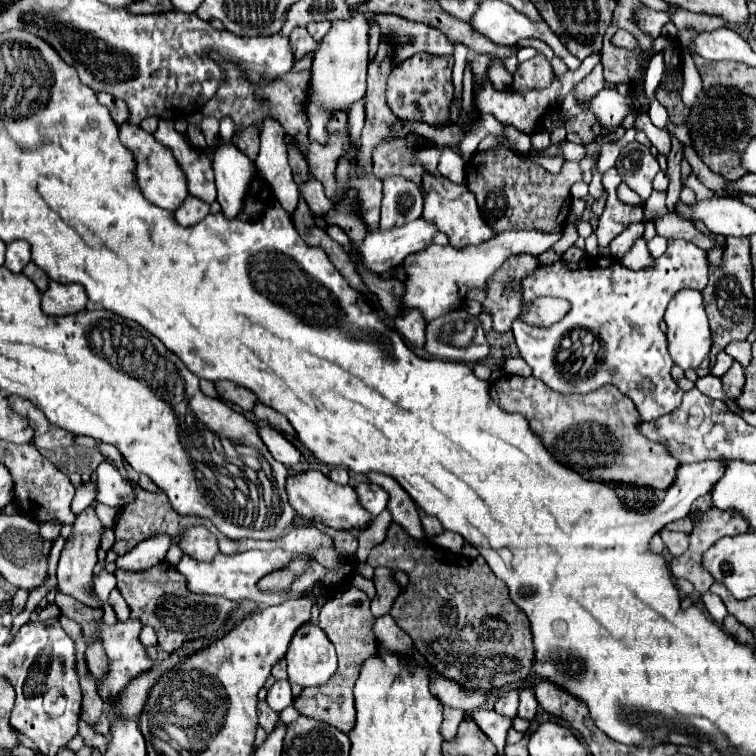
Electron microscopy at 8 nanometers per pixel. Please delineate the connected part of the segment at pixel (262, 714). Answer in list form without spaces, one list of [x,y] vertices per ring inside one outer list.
[[[259,700],[257,714],[259,714],[259,724],[265,728],[265,732],[271,732],[271,728],[275,728],[279,720],[279,714],[267,704],[267,700]]]

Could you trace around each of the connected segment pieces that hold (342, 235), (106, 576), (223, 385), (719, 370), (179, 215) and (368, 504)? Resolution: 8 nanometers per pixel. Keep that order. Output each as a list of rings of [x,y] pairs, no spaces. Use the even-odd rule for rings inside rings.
[[[329,226],[329,228],[327,228],[327,234],[329,234],[335,242],[339,242],[341,246],[351,244],[351,238],[349,238],[347,232],[343,232],[343,228],[339,228],[339,226]]]
[[[101,570],[101,574],[95,576],[95,590],[97,590],[97,594],[101,596],[103,604],[107,602],[107,596],[109,596],[109,592],[111,592],[113,588],[115,588],[115,576],[113,576],[113,572]]]
[[[219,380],[219,382],[215,382],[215,390],[217,390],[217,394],[219,394],[223,400],[233,402],[235,406],[239,406],[239,408],[243,408],[243,410],[247,410],[247,412],[249,412],[249,410],[253,408],[253,404],[257,402],[257,396],[255,396],[251,390],[239,386],[239,384],[231,382],[231,380]]]
[[[719,352],[719,354],[717,354],[717,362],[715,362],[715,366],[711,368],[711,374],[713,374],[713,376],[723,376],[723,374],[729,370],[731,362],[733,362],[733,358],[731,358],[729,354]]]
[[[189,194],[173,214],[175,214],[175,218],[181,226],[191,226],[191,224],[197,224],[199,220],[203,220],[203,216],[209,214],[209,204]]]
[[[359,482],[355,486],[355,494],[357,494],[359,504],[373,516],[377,516],[379,512],[383,512],[387,508],[387,492],[383,488],[375,486],[373,482]]]

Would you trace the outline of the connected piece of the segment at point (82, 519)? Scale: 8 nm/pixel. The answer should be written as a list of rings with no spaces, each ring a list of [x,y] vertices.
[[[89,506],[87,510],[83,510],[73,526],[71,536],[67,538],[67,544],[61,552],[61,560],[57,566],[57,580],[59,580],[59,590],[65,594],[71,594],[73,598],[77,598],[79,602],[83,602],[89,608],[101,608],[101,600],[99,596],[95,596],[93,590],[93,566],[97,564],[97,548],[99,548],[99,540],[101,540],[101,530],[103,524],[99,522],[99,518],[95,516],[95,508]]]

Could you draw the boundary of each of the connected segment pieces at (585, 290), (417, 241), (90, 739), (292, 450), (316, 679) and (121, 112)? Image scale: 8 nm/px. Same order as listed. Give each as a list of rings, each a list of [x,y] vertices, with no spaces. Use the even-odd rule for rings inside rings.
[[[669,240],[669,246],[653,266],[645,270],[629,270],[615,256],[585,256],[579,262],[559,260],[555,264],[539,264],[527,278],[523,278],[523,302],[531,304],[535,298],[553,296],[565,298],[571,310],[563,320],[553,326],[533,326],[525,320],[515,320],[513,334],[521,358],[531,366],[533,376],[545,382],[553,392],[563,394],[589,394],[605,384],[617,386],[625,396],[633,400],[641,420],[655,420],[663,414],[673,412],[681,400],[683,390],[671,376],[673,360],[667,352],[667,338],[659,328],[667,304],[673,300],[675,292],[683,288],[703,290],[707,286],[707,256],[701,248],[687,240]]]
[[[419,218],[387,232],[373,230],[367,234],[363,244],[351,244],[349,250],[357,250],[367,268],[383,274],[397,268],[405,256],[427,248],[437,232],[439,228],[433,222]]]
[[[83,718],[79,720],[79,734],[85,738],[85,744],[87,744],[87,746],[93,746],[93,748],[103,748],[103,746],[107,746],[107,742],[109,742],[103,734],[95,732],[93,726],[89,726]]]
[[[259,426],[259,432],[261,432],[261,440],[267,444],[269,452],[273,454],[273,458],[281,464],[285,464],[287,468],[291,468],[293,464],[299,462],[301,458],[301,452],[297,450],[295,444],[291,444],[281,432],[277,432],[275,428],[271,426]]]
[[[311,620],[295,632],[285,660],[289,682],[301,686],[321,686],[337,668],[337,656],[331,640]]]
[[[99,92],[97,100],[99,100],[99,104],[103,104],[103,106],[109,108],[111,118],[115,120],[117,126],[121,126],[127,120],[127,104],[123,100],[119,100],[119,98],[115,98],[115,96],[107,94],[107,92]]]

